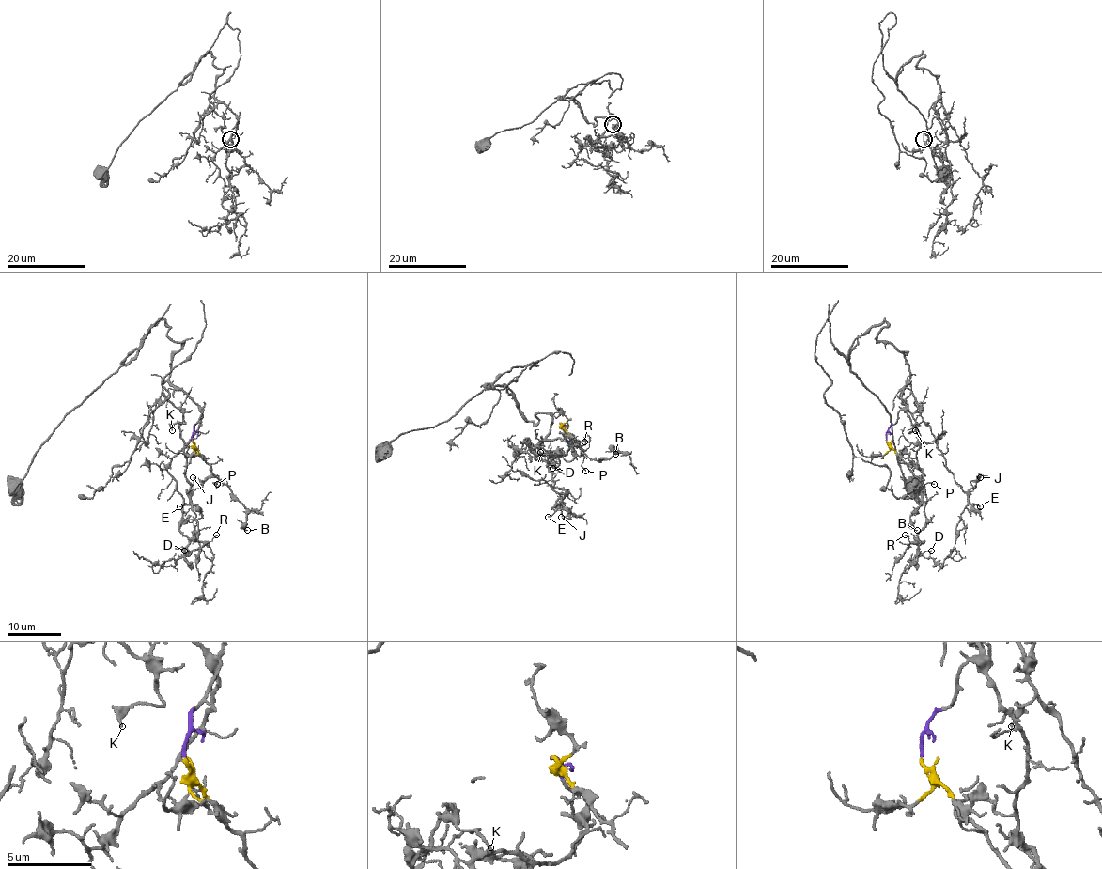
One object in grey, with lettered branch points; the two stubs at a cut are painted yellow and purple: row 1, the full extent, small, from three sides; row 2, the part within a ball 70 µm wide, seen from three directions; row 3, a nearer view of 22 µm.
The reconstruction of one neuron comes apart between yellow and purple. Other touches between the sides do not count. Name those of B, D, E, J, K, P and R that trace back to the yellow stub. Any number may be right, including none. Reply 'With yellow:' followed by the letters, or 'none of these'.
With yellow: B, P

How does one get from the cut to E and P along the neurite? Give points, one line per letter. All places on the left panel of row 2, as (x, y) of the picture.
E: (192, 440), (203, 410), (166, 381), (162, 393), (182, 417), (178, 426), (191, 486), (189, 504), (179, 506)
P: (192, 440), (194, 446), (216, 476), (216, 483), (213, 483), (218, 485)

